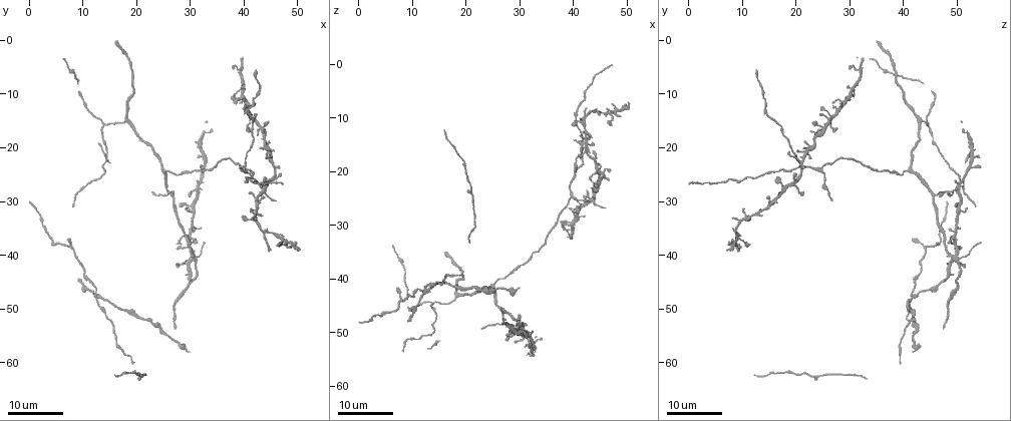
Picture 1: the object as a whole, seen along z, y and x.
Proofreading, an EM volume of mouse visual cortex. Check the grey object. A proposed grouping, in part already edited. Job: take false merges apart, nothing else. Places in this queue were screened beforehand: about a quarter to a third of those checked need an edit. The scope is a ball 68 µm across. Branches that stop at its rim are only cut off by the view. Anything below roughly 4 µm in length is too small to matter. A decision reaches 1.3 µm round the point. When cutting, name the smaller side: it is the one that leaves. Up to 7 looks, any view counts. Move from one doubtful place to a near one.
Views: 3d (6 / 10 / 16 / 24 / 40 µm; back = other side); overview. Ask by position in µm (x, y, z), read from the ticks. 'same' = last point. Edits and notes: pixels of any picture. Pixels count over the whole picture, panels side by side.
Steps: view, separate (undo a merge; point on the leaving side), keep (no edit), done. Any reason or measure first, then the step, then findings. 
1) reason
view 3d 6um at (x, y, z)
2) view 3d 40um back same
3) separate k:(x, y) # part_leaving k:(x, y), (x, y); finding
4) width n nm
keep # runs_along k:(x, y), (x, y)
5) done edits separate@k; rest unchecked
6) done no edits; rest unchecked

looks like a crossing
view 3d 24um at (18.0, 15.5, 43.5)

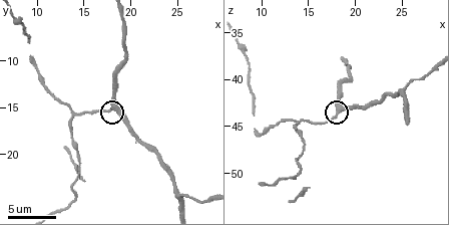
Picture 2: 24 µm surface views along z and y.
view 3d 6um same

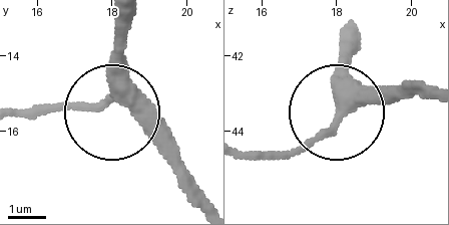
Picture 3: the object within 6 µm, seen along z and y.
side_arm 19 um
keep # runs_along 3:(204, 193), (121, 106), (118, 33); continuous, no second neuron

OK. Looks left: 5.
three arms meet
view 3d 24um at (26.5, 28.5, 46.0)

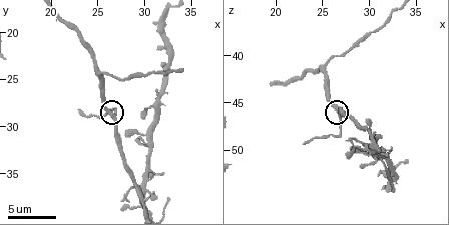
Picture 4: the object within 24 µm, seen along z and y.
view 3d 10um same

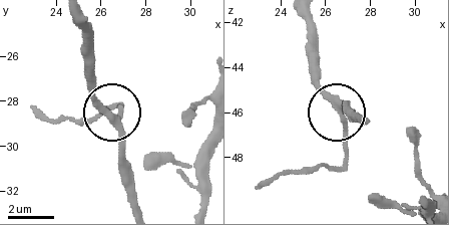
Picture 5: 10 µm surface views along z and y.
keep # one neuron here

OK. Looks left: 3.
side arm on a straight run
view 3d 16um at (12.5, 48.0, 42.0)

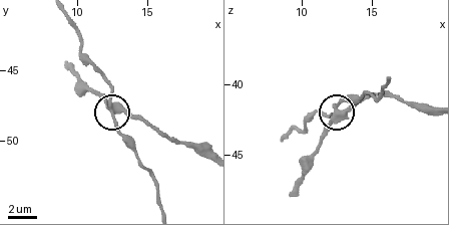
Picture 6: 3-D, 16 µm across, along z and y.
view 3d 6um at (12.6, 47.6, 41.8)

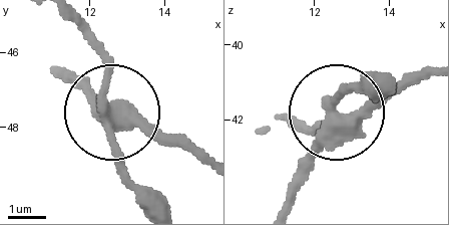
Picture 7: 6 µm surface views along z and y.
separate 7:(160, 135) # part_leaving 7:(338, 115), (430, 79); a second neuron is stuck on

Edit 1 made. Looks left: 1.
done edits separate@7; rest unchecked

